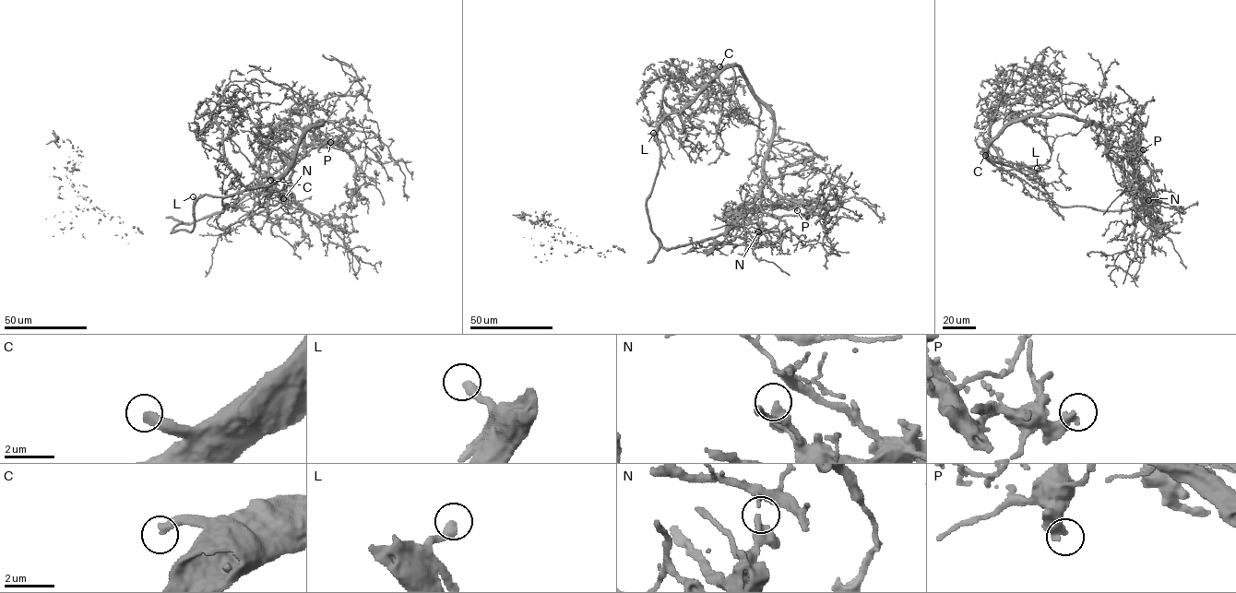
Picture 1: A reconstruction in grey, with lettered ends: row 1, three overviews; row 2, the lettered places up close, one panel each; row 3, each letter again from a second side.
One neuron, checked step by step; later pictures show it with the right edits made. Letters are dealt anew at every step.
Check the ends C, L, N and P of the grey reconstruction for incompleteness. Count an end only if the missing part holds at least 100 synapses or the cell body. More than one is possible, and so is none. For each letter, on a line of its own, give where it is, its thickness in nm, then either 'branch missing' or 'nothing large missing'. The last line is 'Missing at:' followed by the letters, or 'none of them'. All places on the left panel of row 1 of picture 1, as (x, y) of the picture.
C: place (270, 180); calibre 400 nm; branch missing
L: place (193, 196); calibre 360 nm; nothing large missing
N: place (283, 198); calibre 280 nm; nothing large missing
P: place (330, 142); calibre 440 nm; nothing large missing
Missing at: C

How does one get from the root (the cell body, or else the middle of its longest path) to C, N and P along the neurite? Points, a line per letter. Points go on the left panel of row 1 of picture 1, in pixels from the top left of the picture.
C: (267, 188), (303, 155), (304, 128), (323, 121), (306, 132), (285, 170), (274, 180), (270, 180)
N: (267, 188), (265, 195), (268, 198), (284, 203), (283, 198)
P: (267, 188), (264, 183), (281, 167), (303, 158), (312, 148), (330, 142)

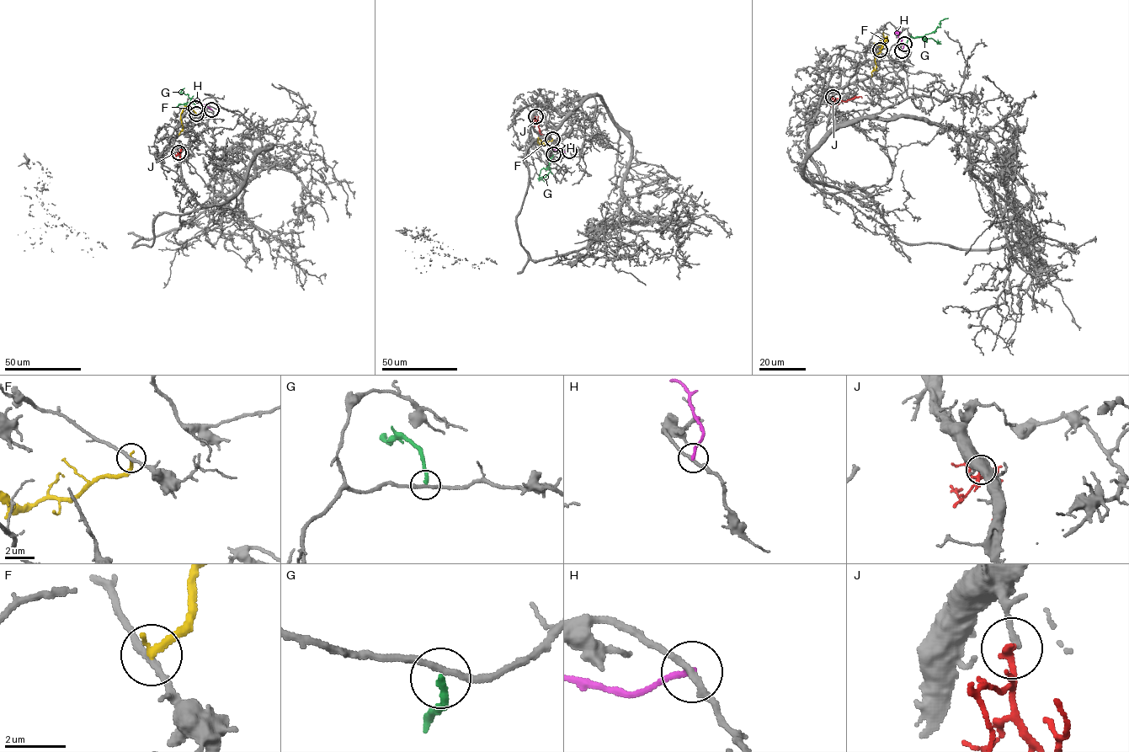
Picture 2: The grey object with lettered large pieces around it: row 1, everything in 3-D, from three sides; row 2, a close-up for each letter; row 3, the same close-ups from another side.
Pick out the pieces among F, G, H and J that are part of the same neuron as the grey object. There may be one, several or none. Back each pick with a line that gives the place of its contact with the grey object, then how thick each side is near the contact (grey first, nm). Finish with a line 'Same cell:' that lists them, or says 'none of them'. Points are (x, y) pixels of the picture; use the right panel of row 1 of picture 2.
J: (833, 97) | 200/280 nm
Same cell: J

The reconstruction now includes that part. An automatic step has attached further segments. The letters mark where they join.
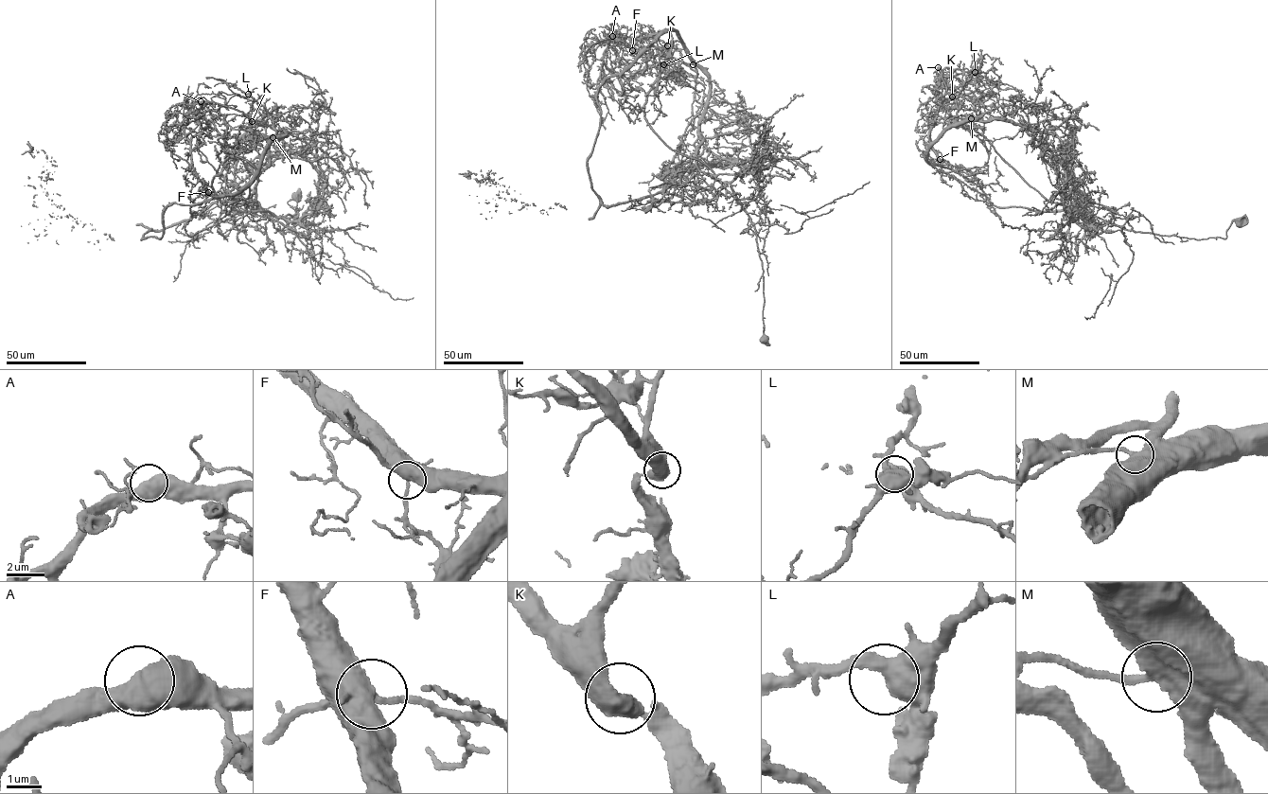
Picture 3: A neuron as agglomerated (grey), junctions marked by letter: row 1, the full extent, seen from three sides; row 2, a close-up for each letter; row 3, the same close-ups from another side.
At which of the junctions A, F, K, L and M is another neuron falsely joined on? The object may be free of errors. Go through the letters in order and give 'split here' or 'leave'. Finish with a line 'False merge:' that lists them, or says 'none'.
A: leave
F: leave
K: leave
L: leave
M: split here
False merge: M

